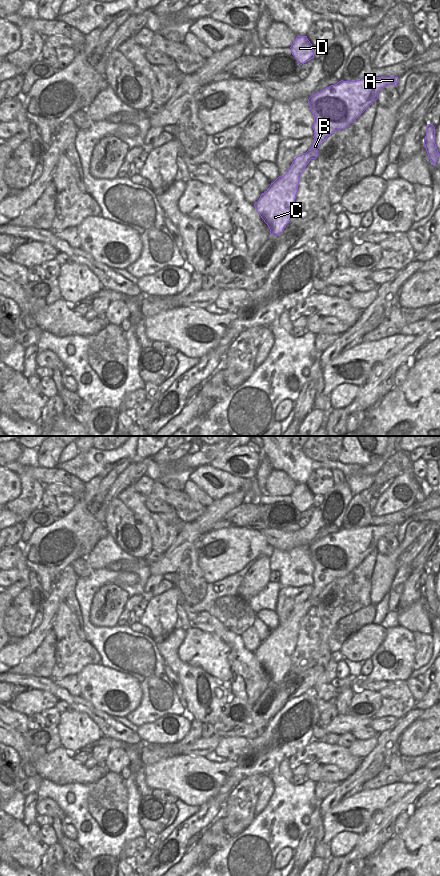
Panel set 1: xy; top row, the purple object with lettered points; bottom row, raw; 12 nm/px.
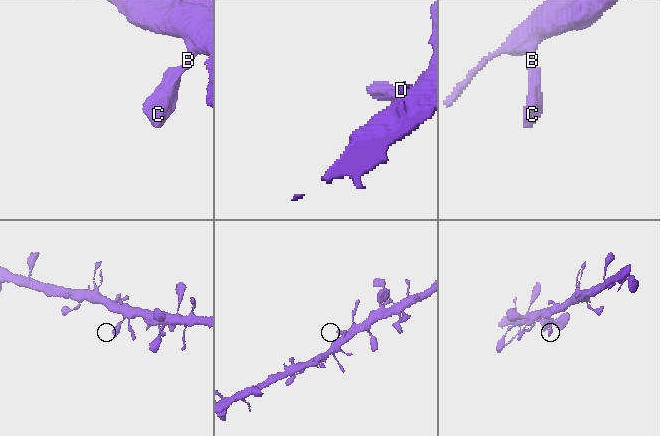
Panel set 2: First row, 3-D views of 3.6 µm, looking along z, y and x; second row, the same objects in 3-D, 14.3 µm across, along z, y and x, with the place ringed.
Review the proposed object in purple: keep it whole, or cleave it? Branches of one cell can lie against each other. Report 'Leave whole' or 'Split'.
Leave whole.

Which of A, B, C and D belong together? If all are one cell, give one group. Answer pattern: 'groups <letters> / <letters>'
groups A B C D

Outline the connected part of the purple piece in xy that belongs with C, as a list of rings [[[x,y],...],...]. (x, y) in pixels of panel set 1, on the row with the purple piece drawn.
[[[368,77],[357,81],[339,81],[320,92],[313,94],[309,99],[310,110],[314,116],[314,142],[311,148],[304,154],[295,158],[289,170],[284,176],[279,176],[266,192],[262,193],[259,200],[254,204],[264,222],[270,229],[270,235],[277,236],[281,234],[290,222],[291,208],[295,202],[298,192],[300,176],[310,162],[316,159],[318,149],[324,140],[334,132],[347,128],[353,123],[375,100],[378,99],[378,93],[388,85],[396,87],[397,77]]]

